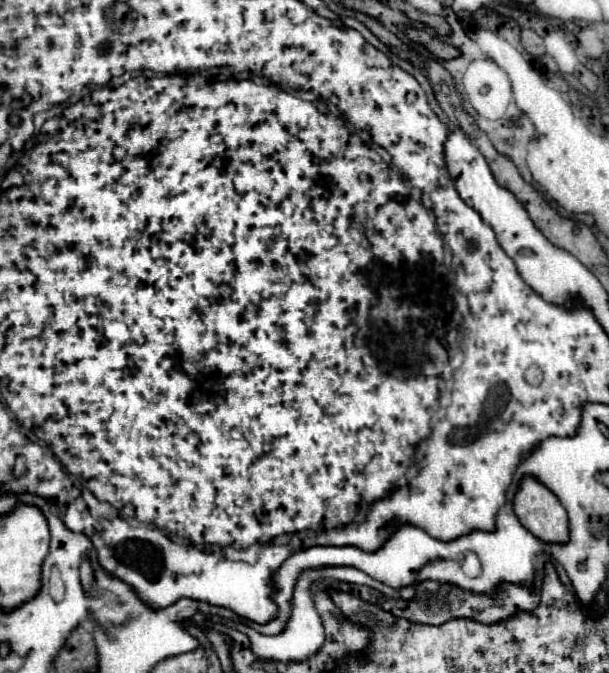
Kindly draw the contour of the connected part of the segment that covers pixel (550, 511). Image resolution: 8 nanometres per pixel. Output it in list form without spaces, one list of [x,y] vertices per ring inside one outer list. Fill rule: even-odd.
[[[523,476],[513,498],[521,524],[543,542],[567,542],[567,512],[557,496],[533,476]]]

